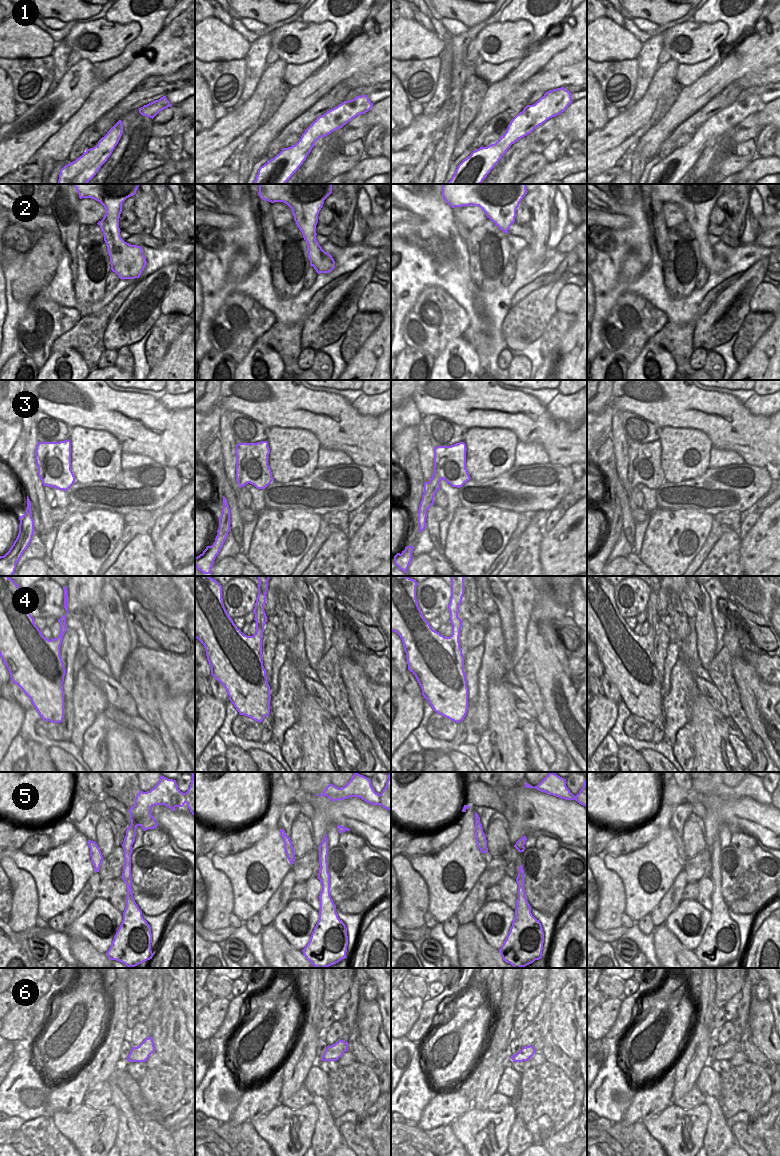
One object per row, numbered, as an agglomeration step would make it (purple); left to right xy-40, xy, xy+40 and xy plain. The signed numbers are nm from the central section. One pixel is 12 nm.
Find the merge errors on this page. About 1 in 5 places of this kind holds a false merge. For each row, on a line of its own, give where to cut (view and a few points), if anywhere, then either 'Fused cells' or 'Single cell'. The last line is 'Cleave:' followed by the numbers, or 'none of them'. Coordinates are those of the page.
1: No split. Single cell
2: No split. Single cell
3: No split. Single cell
4: No split. Single cell
5: No split. Single cell
6: No split. Single cell
Cleave: none of them.

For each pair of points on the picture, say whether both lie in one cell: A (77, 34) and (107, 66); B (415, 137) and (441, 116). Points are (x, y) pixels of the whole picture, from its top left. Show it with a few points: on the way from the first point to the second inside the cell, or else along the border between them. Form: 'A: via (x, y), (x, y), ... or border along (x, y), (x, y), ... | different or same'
A: border along (123, 50), (117, 56), (94, 64) | different
B: via (421, 132), (428, 129), (435, 122) | same

